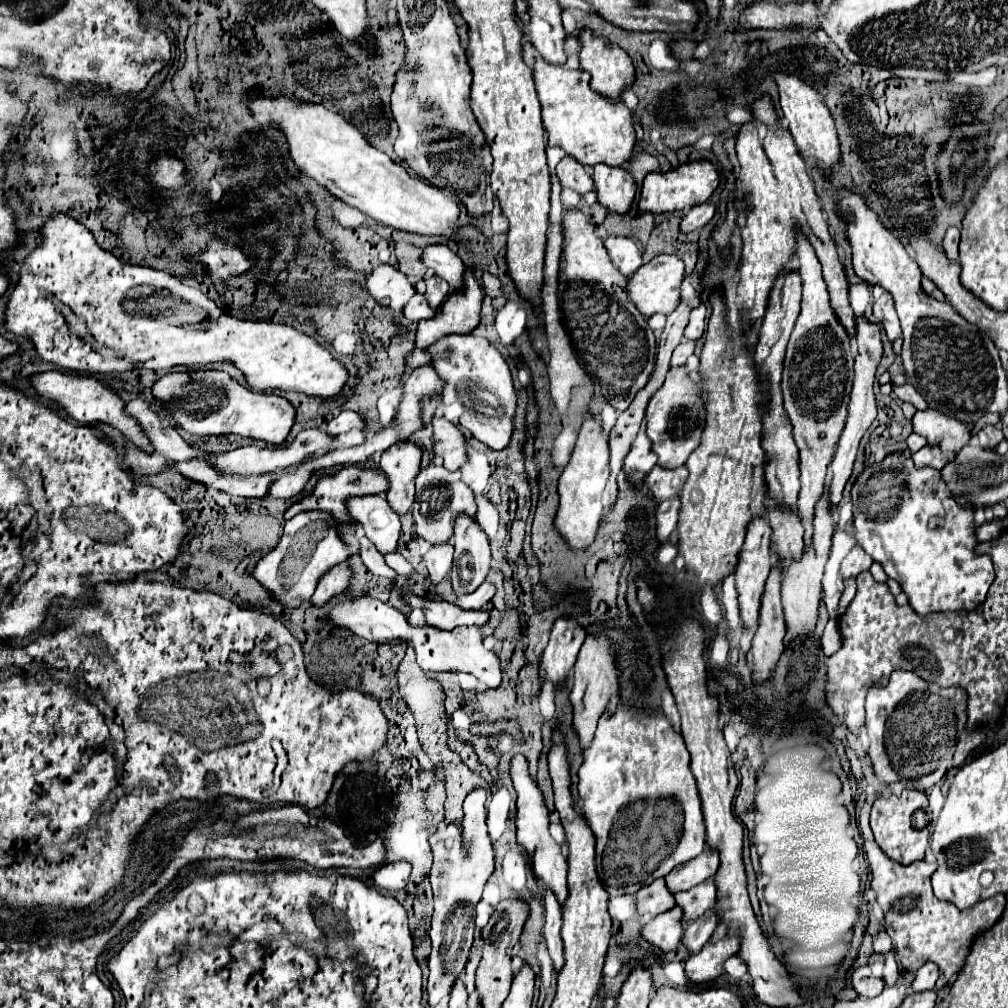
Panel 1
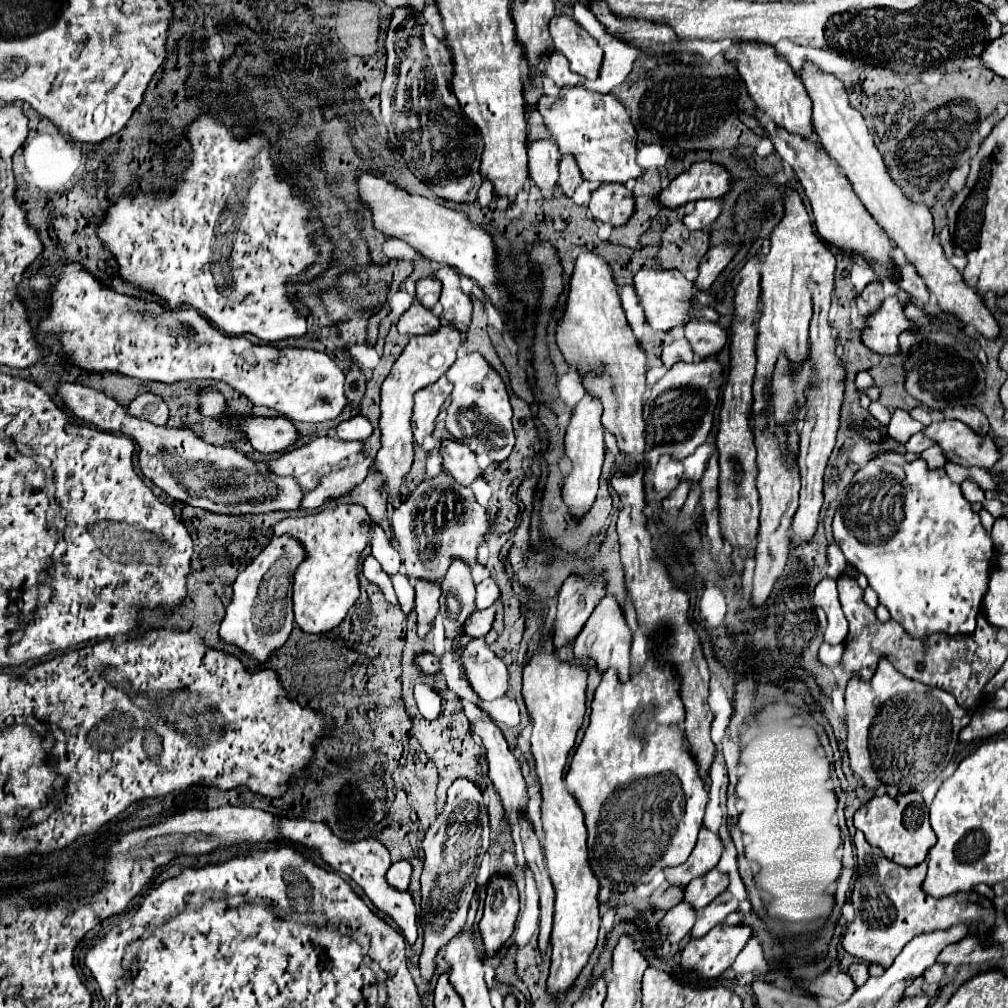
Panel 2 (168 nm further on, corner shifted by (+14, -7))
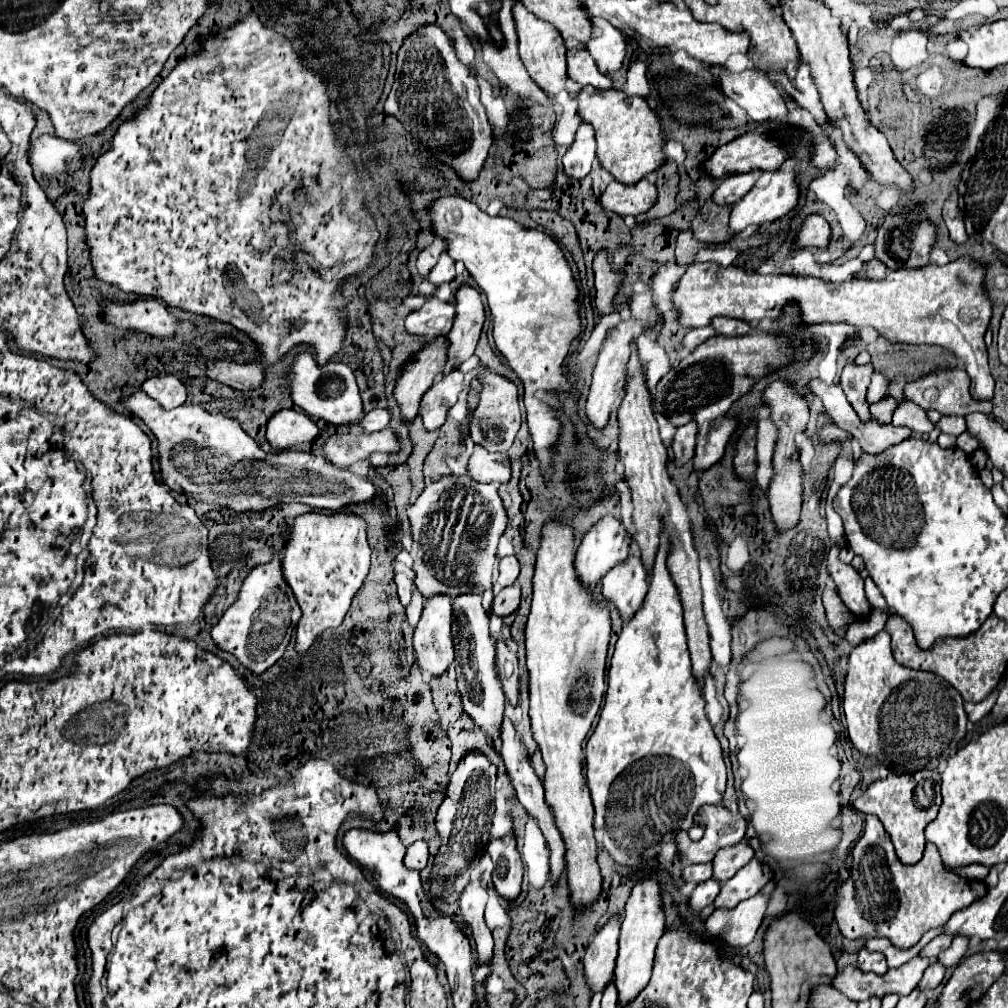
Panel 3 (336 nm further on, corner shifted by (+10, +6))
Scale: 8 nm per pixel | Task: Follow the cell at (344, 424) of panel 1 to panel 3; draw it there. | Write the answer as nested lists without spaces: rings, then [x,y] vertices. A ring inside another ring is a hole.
[[[376,408],[376,410],[370,410],[364,414],[364,418],[360,418],[360,428],[362,432],[376,432],[376,430],[382,430],[386,428],[390,422],[390,414],[388,410],[382,410],[382,408]]]

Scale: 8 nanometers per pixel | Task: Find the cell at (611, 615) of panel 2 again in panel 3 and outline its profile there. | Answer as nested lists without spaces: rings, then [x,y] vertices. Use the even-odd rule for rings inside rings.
[[[630,556],[620,566],[612,568],[600,582],[600,596],[604,602],[614,604],[622,620],[630,620],[646,598],[648,572],[638,556]]]

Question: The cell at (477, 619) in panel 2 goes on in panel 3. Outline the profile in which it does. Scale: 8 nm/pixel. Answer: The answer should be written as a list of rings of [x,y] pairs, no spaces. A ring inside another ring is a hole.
[[[512,584],[508,588],[502,588],[500,594],[494,598],[490,614],[494,616],[508,616],[512,614],[520,604],[520,586]]]

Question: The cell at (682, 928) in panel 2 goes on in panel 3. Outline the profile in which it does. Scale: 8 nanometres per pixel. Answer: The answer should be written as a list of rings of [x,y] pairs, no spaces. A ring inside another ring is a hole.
[[[712,878],[706,880],[706,882],[702,882],[702,884],[698,884],[694,888],[690,900],[688,900],[688,912],[698,914],[702,908],[706,908],[708,904],[714,902],[714,898],[716,898],[718,892],[720,892],[720,884],[716,880],[712,880]]]

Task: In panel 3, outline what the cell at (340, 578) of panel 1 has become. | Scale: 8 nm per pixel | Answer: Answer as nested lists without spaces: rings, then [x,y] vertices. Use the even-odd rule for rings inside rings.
[[[308,512],[298,518],[294,518],[294,524],[290,528],[290,536],[286,542],[286,552],[282,558],[284,576],[298,600],[298,606],[302,608],[302,618],[298,622],[298,652],[304,654],[316,640],[318,634],[322,634],[330,626],[340,626],[354,594],[364,584],[364,578],[370,568],[370,546],[366,540],[366,520],[360,514],[354,512],[334,512],[334,514],[318,514]]]

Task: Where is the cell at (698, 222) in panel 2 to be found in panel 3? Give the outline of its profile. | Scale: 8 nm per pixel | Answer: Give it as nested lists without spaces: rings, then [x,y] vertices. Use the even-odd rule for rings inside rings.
[[[748,172],[748,174],[736,174],[736,176],[730,176],[730,178],[722,180],[712,194],[712,202],[716,202],[718,206],[736,204],[754,186],[758,176],[760,174]]]

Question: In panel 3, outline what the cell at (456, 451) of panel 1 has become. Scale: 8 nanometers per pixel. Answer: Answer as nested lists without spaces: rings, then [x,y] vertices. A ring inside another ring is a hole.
[[[480,444],[468,458],[468,472],[476,482],[508,482],[510,480],[510,458],[508,454],[486,452]]]

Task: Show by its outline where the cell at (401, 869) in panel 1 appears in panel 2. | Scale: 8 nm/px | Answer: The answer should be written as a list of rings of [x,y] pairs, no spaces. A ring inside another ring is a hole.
[[[402,859],[402,861],[392,863],[392,867],[388,869],[386,877],[388,877],[390,885],[394,885],[400,891],[406,891],[408,883],[410,883],[410,877],[412,877],[412,865],[410,865],[410,861]]]

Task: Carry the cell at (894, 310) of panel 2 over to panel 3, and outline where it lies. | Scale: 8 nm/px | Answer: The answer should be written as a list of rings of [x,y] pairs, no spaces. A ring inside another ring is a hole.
[[[960,258],[946,266],[924,266],[916,270],[894,270],[884,280],[862,280],[852,278],[848,282],[826,282],[822,278],[802,278],[802,276],[782,276],[782,274],[752,274],[748,276],[744,270],[728,266],[722,268],[714,262],[704,264],[692,264],[686,268],[686,272],[680,276],[678,286],[674,290],[672,302],[678,310],[676,322],[680,326],[708,326],[714,316],[730,316],[730,318],[744,318],[748,322],[760,322],[762,318],[778,318],[782,308],[790,302],[798,302],[802,310],[802,320],[808,324],[822,324],[822,322],[846,322],[858,330],[872,326],[878,330],[880,336],[892,342],[904,342],[904,344],[938,344],[942,348],[948,348],[956,354],[958,360],[962,360],[964,370],[972,378],[970,392],[976,400],[990,400],[994,394],[994,380],[990,376],[988,358],[986,358],[986,346],[984,346],[984,332],[988,328],[990,316],[992,316],[992,304],[984,296],[984,266],[978,264],[974,268],[972,258]]]

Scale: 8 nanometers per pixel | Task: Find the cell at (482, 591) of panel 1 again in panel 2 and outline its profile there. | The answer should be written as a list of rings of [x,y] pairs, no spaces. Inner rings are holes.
[[[488,577],[484,579],[478,587],[476,587],[476,609],[488,609],[490,605],[494,605],[494,601],[500,597],[500,587],[498,583]]]

